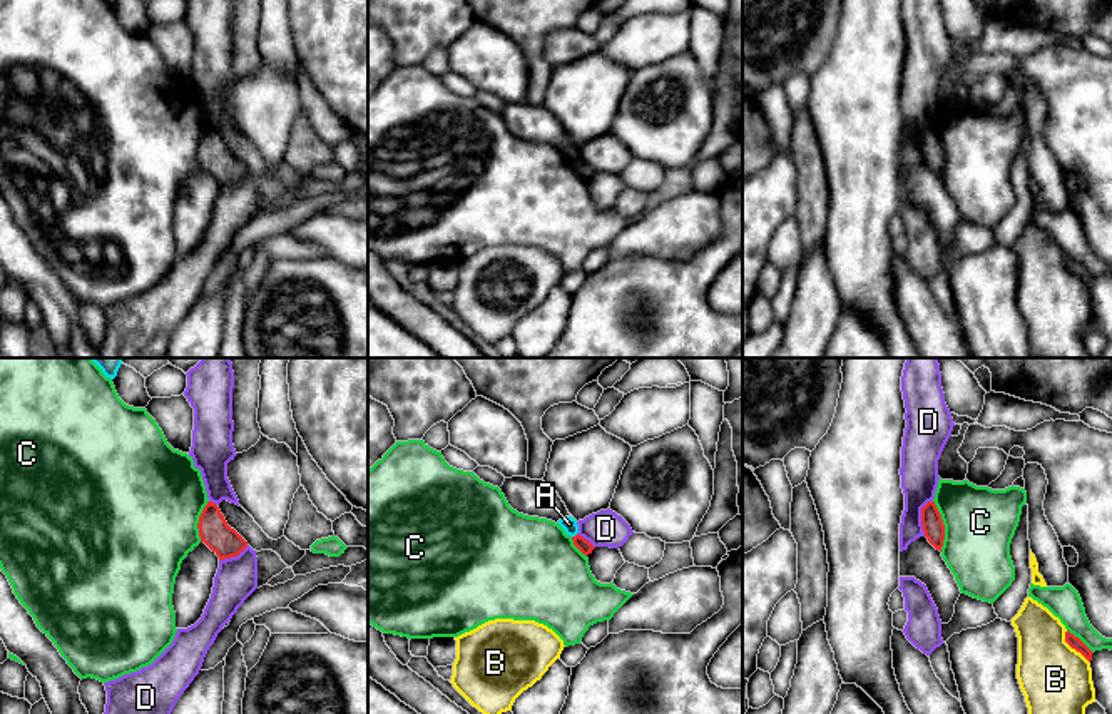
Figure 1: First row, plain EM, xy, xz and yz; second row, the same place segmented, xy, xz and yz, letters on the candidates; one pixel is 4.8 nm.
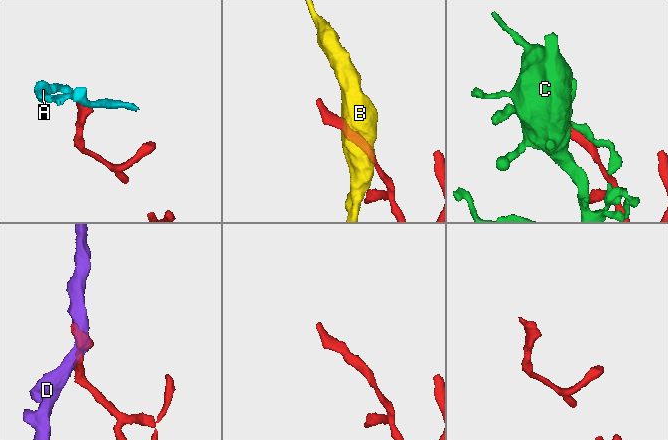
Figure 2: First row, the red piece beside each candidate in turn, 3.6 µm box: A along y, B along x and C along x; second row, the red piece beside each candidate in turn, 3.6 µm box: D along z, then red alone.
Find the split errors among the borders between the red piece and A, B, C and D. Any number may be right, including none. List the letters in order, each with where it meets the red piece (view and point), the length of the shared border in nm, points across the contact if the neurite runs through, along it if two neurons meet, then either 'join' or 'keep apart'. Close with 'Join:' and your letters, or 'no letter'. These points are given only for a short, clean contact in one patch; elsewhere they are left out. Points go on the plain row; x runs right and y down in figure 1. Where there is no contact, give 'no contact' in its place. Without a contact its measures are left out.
A: contact xz (576, 161); length 40 nm; border xz (577, 158), (572, 163); keep apart
B: contact yz (1072, 273); length 200 nm; keep apart
C: contact yz (943, 151); length 260 nm; keep apart
D: contact yz (922, 142); length 180 nm; border yz (932, 126), (922, 134), (922, 156), (925, 161); keep apart
Join: no letter

